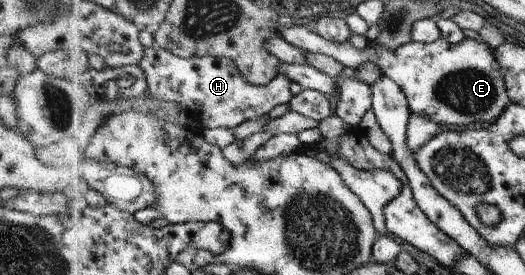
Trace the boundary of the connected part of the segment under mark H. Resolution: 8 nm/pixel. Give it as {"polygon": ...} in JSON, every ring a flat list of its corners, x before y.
{"polygon":[[162,46,146,47,146,55,140,63,148,77,149,93,156,99,184,104,194,116,195,127,205,129,233,129,248,121,268,115,278,105,291,104,295,95,292,93,292,79,279,73,268,85,250,83,234,58,198,57,183,58]]}

